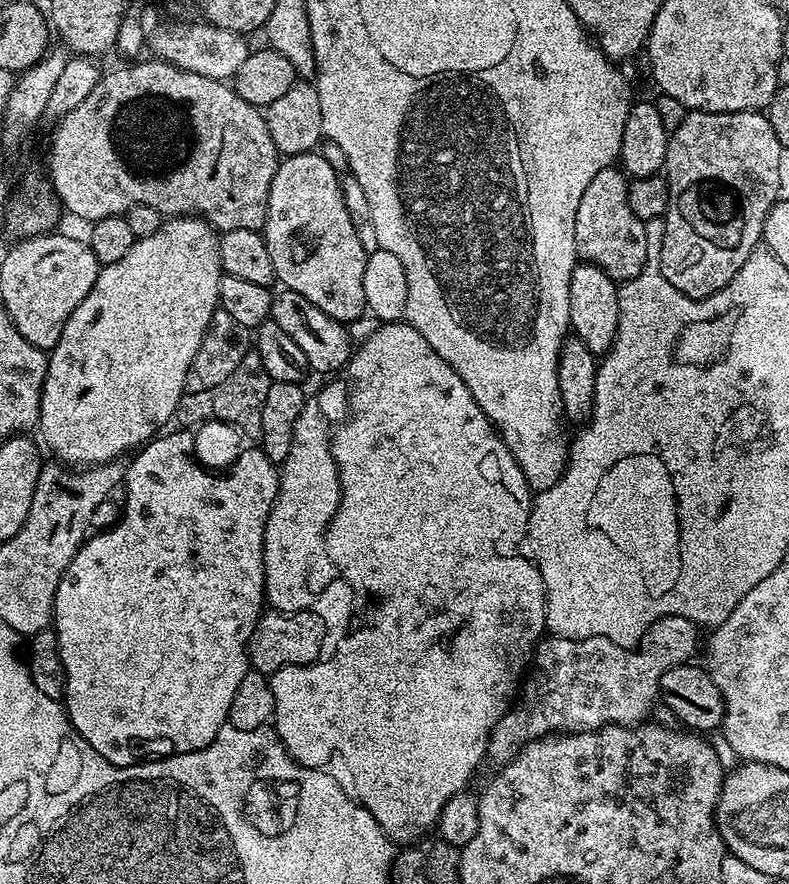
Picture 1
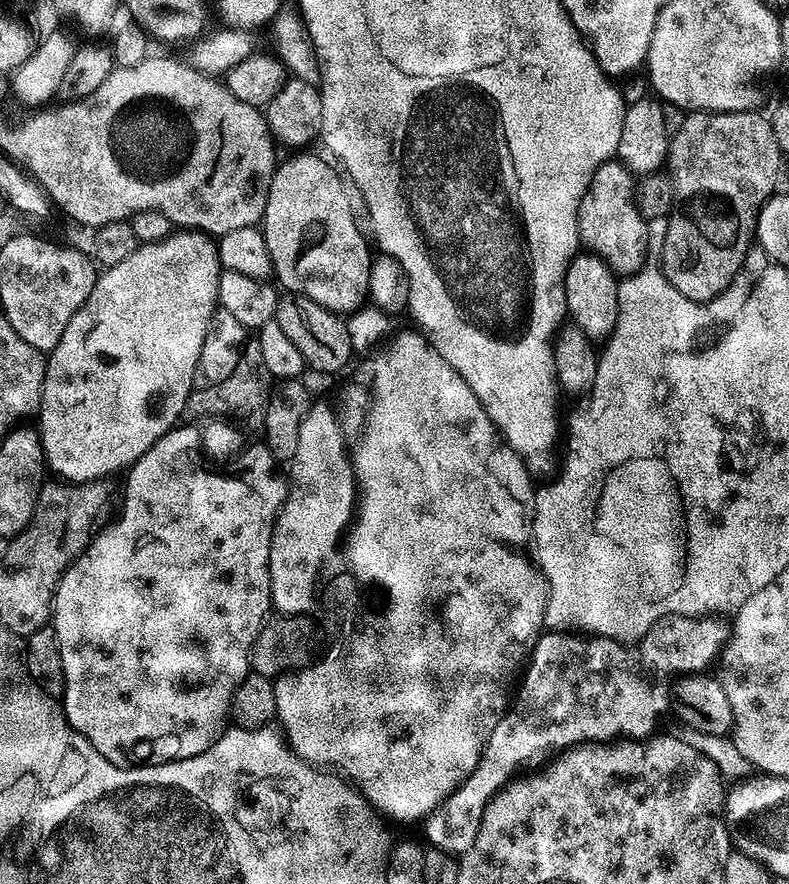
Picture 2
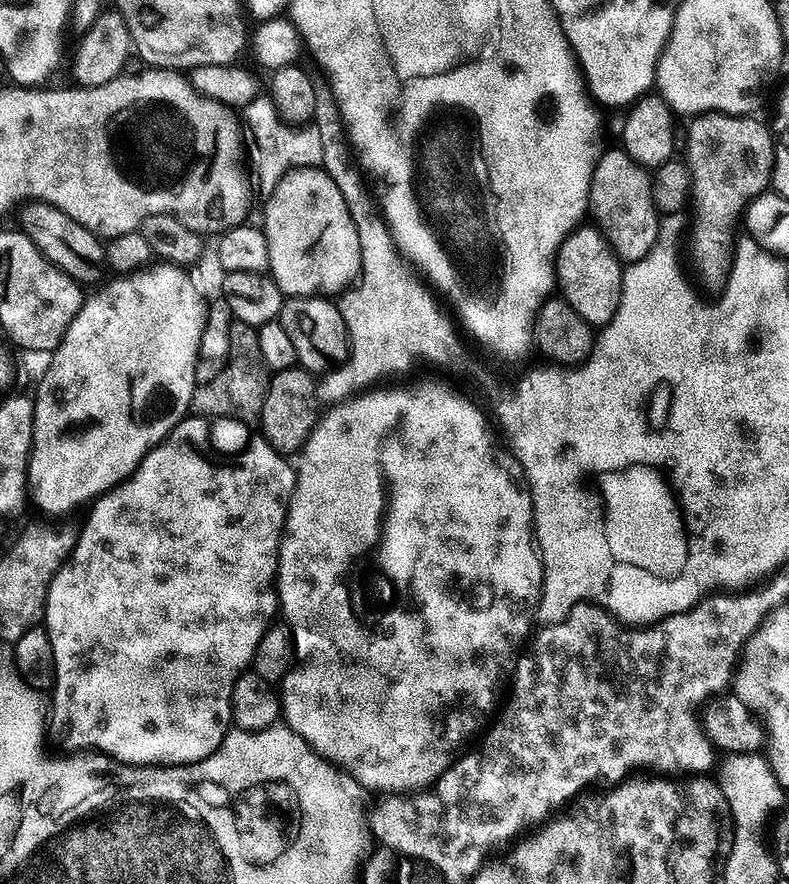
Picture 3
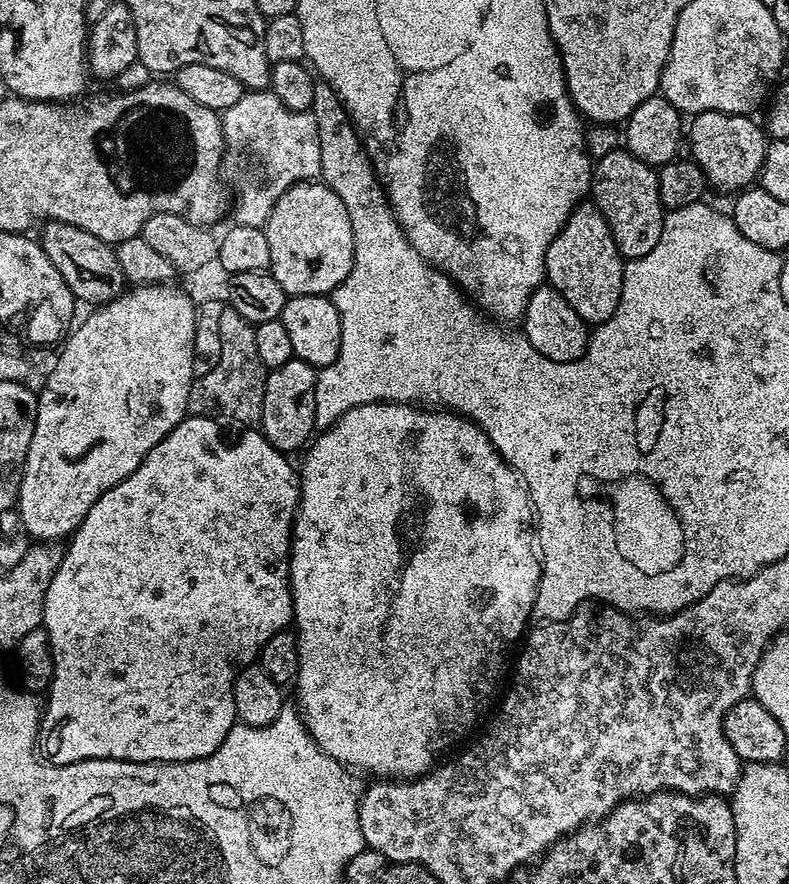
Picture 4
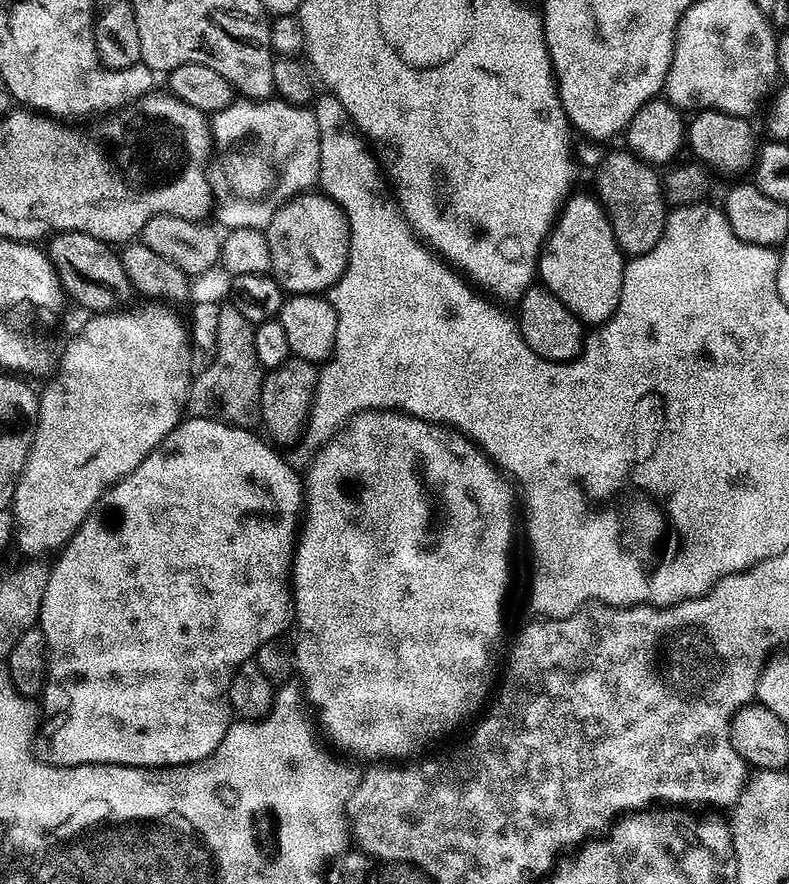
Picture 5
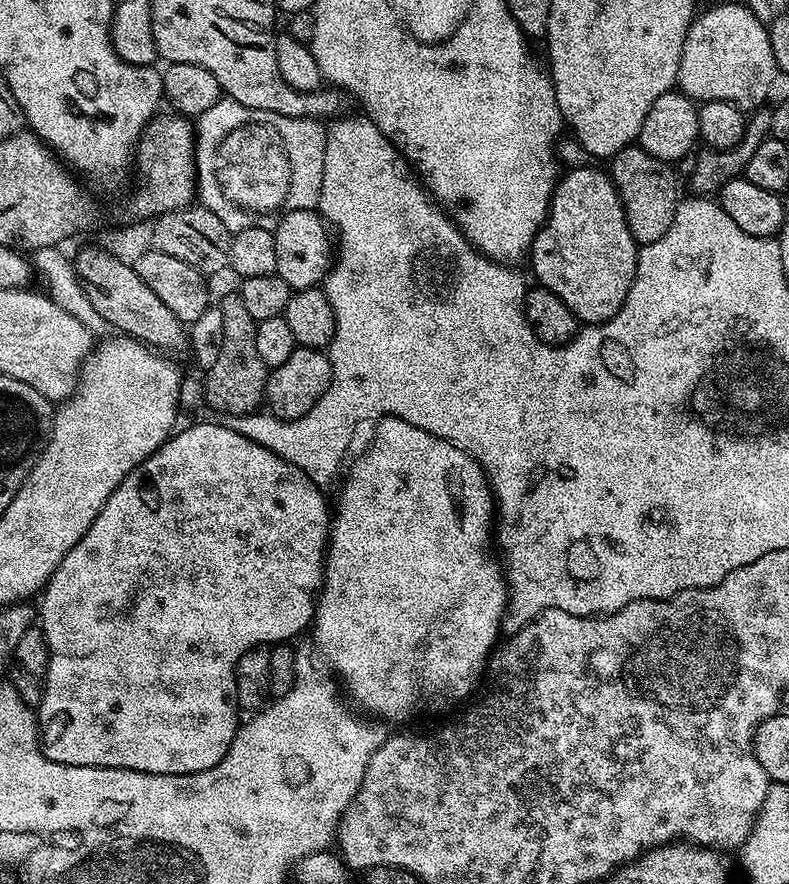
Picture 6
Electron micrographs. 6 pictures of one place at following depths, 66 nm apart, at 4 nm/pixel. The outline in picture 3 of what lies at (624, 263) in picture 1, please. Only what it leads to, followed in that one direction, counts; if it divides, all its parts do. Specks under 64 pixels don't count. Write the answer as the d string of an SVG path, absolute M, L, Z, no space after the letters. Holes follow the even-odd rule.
M616 146L609 150L601 151L600 161L594 166L594 174L590 182L588 195L588 212L593 216L595 227L599 228L607 238L612 251L620 257L621 261L631 262L642 259L654 246L658 238L658 230L662 219L661 213L656 211L652 201L652 178L649 169L643 168L623 147Z

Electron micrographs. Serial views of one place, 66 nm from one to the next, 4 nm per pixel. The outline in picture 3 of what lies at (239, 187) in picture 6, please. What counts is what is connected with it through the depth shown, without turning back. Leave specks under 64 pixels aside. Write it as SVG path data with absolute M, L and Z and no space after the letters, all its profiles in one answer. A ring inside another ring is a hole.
M261 94L254 102L246 105L242 110L242 120L250 133L250 162L256 166L256 174L264 190L275 188L276 183L292 168L315 168L322 165L322 134L318 134L314 126L293 126L285 122L267 95Z

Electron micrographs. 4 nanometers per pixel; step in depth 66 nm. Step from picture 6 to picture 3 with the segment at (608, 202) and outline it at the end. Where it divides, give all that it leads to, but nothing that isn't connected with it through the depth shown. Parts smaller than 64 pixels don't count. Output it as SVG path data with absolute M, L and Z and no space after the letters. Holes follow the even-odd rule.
M581 226L564 239L556 252L556 278L559 295L581 318L593 326L610 323L622 294L622 261L595 226Z

